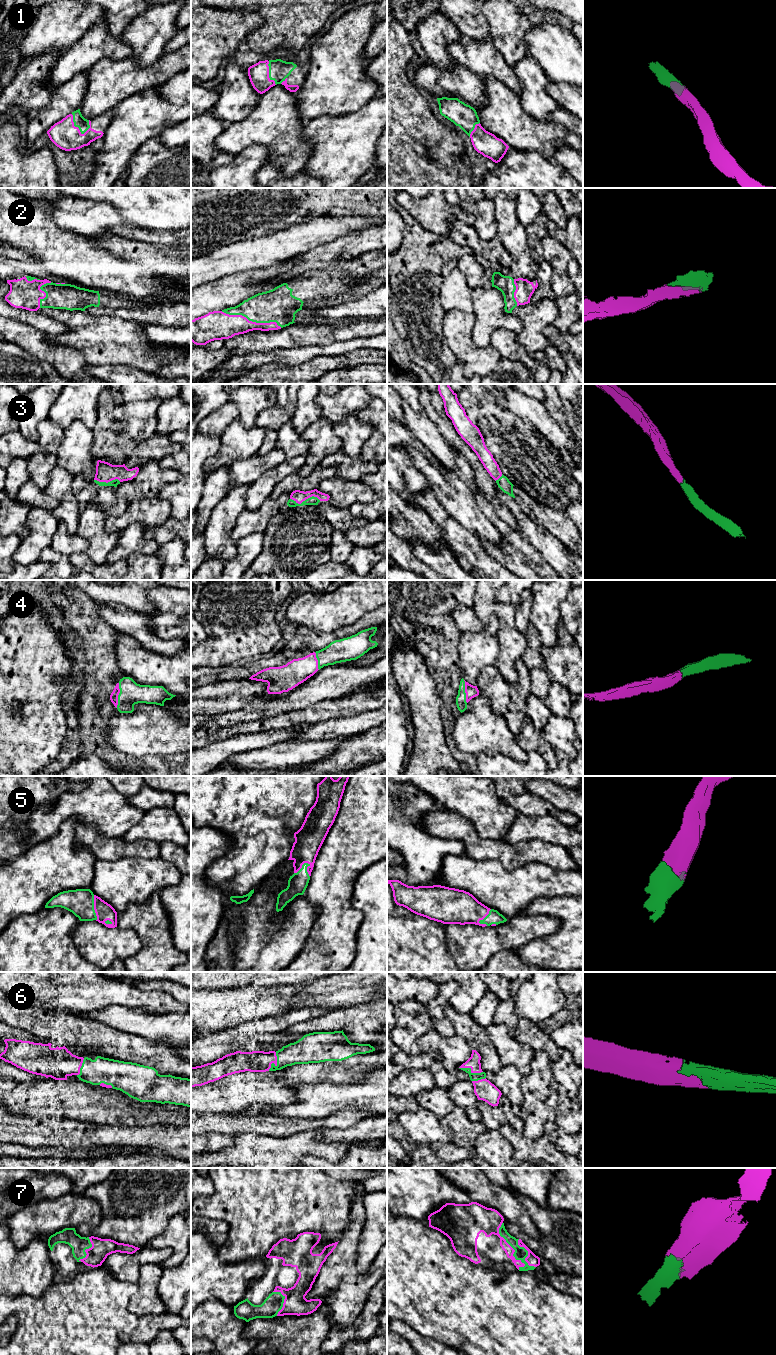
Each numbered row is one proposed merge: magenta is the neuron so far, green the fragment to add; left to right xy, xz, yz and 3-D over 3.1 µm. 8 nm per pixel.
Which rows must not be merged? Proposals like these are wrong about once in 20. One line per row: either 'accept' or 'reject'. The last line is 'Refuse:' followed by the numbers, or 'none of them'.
1: accept
2: accept
3: accept
4: accept
5: accept
6: accept
7: accept
Refuse: none of them

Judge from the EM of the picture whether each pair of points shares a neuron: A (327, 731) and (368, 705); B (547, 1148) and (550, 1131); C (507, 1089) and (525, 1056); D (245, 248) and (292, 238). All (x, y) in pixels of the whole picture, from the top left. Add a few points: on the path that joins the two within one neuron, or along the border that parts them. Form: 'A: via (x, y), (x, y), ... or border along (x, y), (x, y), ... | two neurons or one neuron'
A: border along (372, 710), (351, 716), (339, 716), (327, 721) | two neurons
B: border along (545, 1133), (557, 1146), (567, 1152) | two neurons
C: border along (503, 1065), (513, 1065), (522, 1075) | two neurons
D: via (257, 248), (275, 248), (280, 246) | one neuron

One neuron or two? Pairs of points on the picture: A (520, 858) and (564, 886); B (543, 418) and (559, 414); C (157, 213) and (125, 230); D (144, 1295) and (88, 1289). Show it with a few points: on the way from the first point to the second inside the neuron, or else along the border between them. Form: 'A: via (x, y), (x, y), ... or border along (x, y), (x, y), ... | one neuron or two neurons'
A: border along (551, 866), (528, 862), (512, 870), (506, 870) | two neurons
B: border along (543, 402), (548, 413), (565, 433) | two neurons
C: border along (126, 222), (132, 226), (155, 230) | two neurons
D: border along (137, 1283), (128, 1309), (138, 1317) | two neurons

